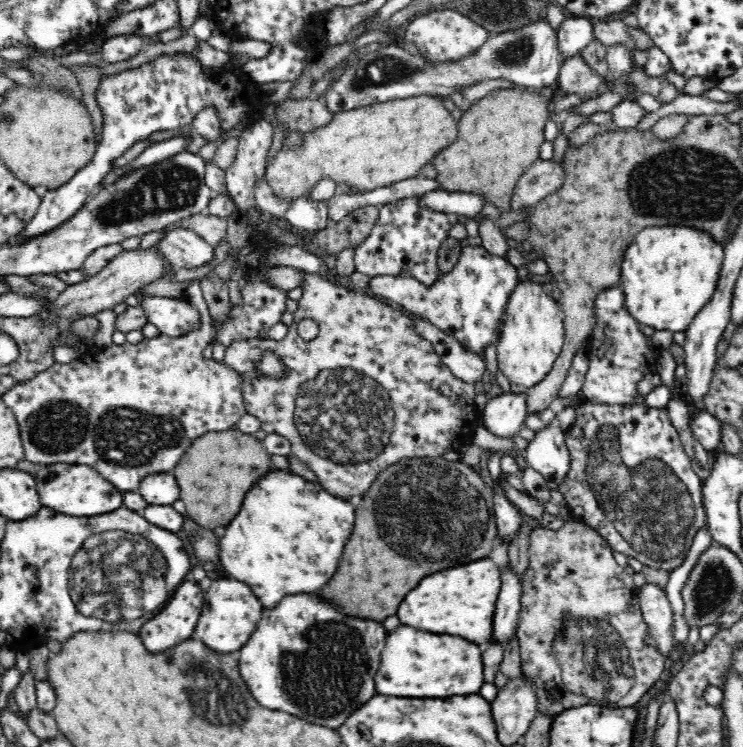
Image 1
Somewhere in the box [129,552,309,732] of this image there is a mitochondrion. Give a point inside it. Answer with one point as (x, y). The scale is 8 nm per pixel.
(205, 684)

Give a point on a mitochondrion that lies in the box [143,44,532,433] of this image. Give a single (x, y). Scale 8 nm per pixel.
(383, 71)

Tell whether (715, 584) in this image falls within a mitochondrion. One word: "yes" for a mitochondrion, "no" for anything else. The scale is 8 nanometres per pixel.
yes

